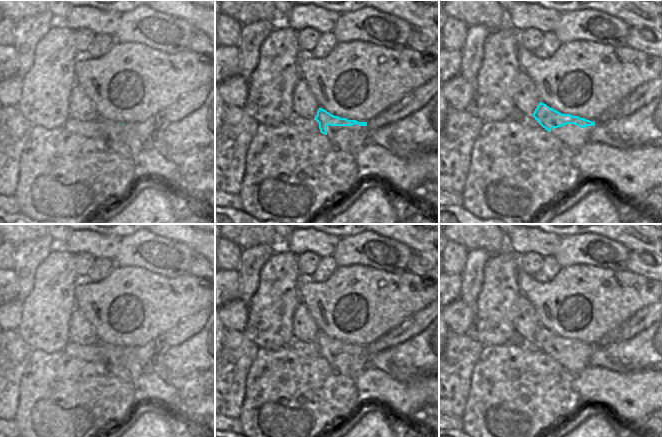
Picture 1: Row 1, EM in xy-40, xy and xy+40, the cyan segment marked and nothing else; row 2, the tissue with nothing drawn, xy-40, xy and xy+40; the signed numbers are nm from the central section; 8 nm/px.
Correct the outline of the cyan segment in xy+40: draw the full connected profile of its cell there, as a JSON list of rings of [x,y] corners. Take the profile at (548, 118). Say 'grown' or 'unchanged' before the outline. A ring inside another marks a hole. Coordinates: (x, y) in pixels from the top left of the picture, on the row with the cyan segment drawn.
unchanged; [[[542,102],[535,109],[533,117],[548,132],[551,132],[552,128],[558,128],[566,124],[574,124],[580,128],[595,125],[595,122],[590,120],[570,114],[562,114]]]

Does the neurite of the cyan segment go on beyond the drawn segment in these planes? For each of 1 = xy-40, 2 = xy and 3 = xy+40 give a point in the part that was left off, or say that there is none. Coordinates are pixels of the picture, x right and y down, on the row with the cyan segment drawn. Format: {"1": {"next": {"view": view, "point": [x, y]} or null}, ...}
{"1": {"next": null}, "2": {"next": null}, "3": {"next": null}}

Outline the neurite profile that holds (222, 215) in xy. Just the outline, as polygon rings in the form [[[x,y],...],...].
[[[215,206],[215,224],[281,224],[274,220],[260,222],[242,210]]]

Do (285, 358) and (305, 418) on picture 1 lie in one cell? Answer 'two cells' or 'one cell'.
one cell

